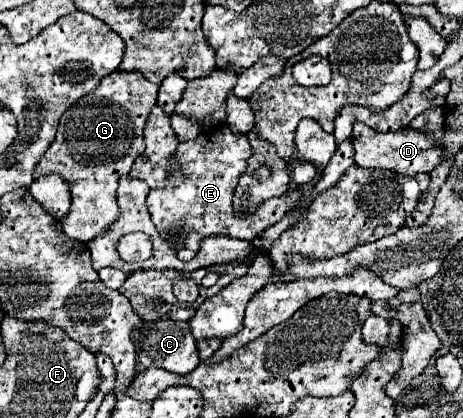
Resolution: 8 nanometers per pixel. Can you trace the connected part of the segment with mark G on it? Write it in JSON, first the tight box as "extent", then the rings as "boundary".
{"extent":[36,71,158,243],"boundary":[[[114,71],[112,75],[104,77],[102,83],[82,99],[78,99],[60,119],[56,139],[48,147],[48,151],[40,157],[36,165],[36,177],[42,177],[46,173],[58,173],[72,185],[72,207],[60,219],[64,233],[70,239],[76,239],[80,243],[90,243],[92,239],[104,235],[108,227],[112,227],[112,221],[116,221],[116,215],[120,215],[120,207],[116,207],[116,187],[120,175],[128,173],[132,169],[134,159],[144,151],[144,123],[156,105],[158,85],[150,83],[142,73],[124,73]]]}

